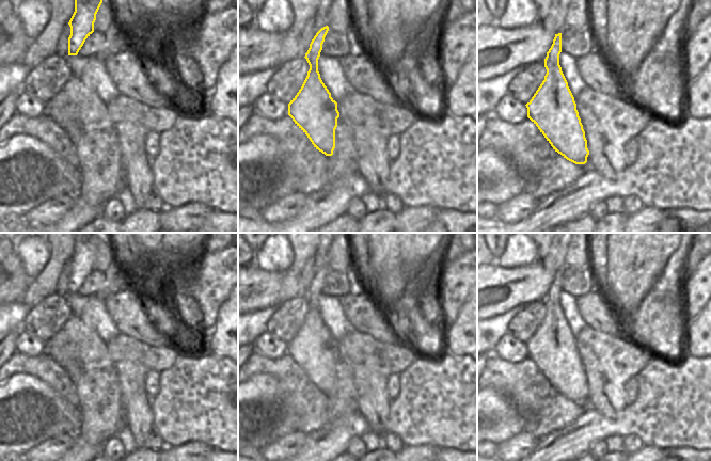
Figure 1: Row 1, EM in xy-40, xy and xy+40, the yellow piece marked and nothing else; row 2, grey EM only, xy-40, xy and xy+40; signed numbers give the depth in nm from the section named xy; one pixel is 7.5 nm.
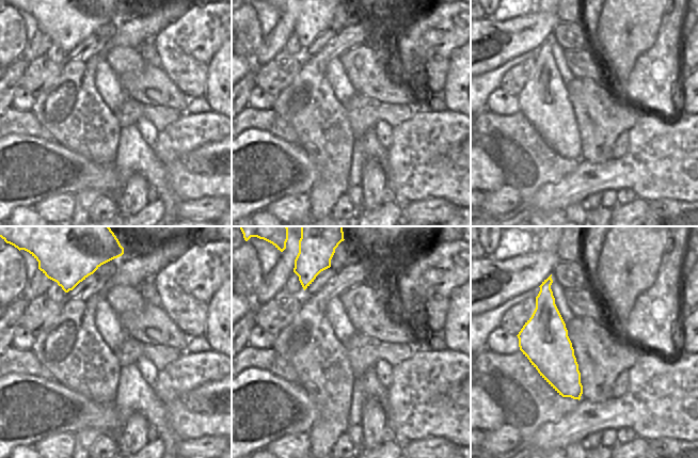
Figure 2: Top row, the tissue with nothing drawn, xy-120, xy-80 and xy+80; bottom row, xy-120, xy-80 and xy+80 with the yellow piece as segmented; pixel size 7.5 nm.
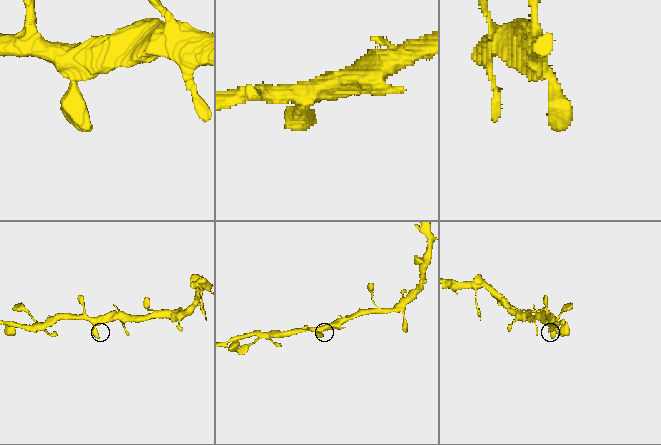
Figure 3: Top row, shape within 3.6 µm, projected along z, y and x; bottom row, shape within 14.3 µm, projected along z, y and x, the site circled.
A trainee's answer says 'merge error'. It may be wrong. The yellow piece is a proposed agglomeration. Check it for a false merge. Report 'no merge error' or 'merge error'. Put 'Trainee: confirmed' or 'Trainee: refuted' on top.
Trainee: refuted
no merge error

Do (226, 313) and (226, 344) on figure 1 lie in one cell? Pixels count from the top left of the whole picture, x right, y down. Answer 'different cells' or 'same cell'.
same cell

